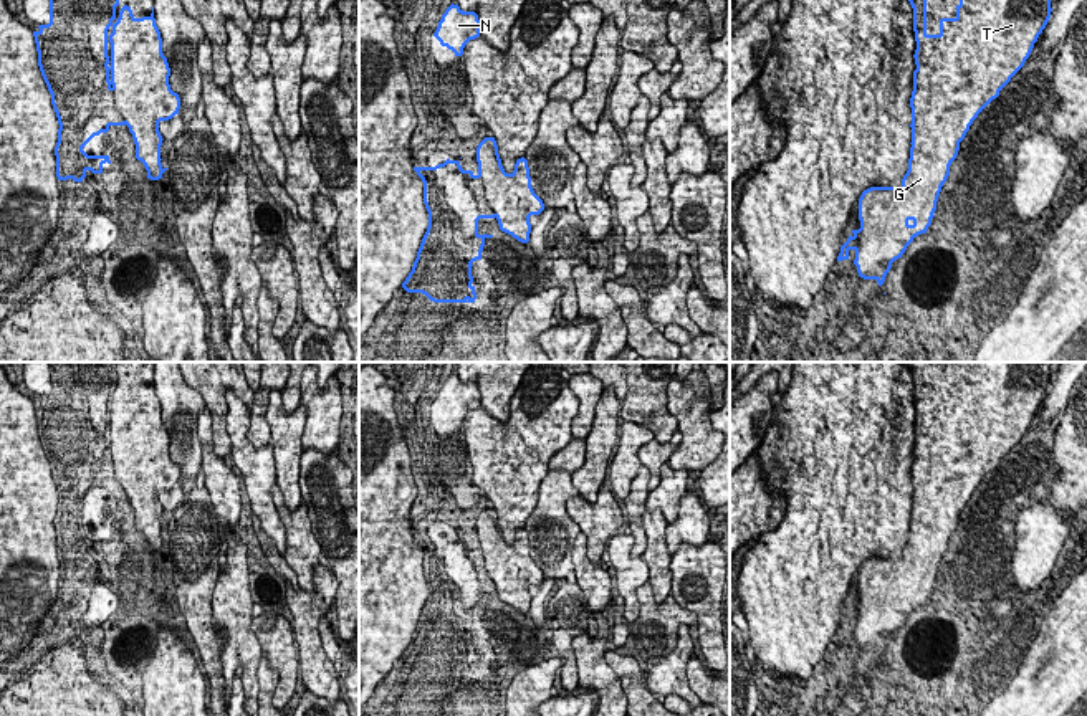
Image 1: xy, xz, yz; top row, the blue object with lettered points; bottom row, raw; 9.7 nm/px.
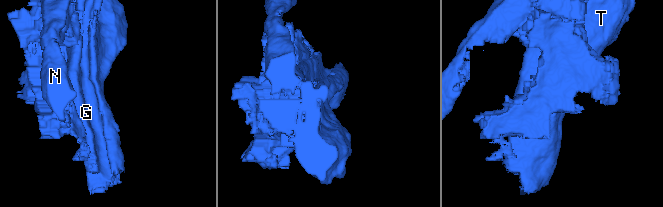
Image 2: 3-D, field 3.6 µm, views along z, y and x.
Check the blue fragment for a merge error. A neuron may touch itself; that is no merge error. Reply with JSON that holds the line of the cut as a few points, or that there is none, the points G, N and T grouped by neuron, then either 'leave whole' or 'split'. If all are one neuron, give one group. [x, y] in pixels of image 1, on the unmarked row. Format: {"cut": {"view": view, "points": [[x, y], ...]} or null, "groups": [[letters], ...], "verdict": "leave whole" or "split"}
{"cut": {"view": "yz", "points": [[963, 480], [927, 508], [927, 556], [902, 564], [912, 589]]}, "groups": [["G", "T"], ["N"]], "verdict": "split"}

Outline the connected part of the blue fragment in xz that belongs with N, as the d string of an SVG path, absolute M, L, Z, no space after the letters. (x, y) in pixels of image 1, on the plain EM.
M452 374L442 385L433 407L442 417L452 420L455 427L462 427L465 415L478 408L480 400L481 395L475 382L463 382L458 374Z

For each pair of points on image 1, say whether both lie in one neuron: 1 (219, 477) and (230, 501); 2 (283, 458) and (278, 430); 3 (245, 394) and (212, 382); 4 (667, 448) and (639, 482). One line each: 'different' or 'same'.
1: same
2: same
3: same
4: different

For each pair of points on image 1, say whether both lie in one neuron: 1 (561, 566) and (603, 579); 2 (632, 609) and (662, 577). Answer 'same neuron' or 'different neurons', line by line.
1: different neurons
2: different neurons

